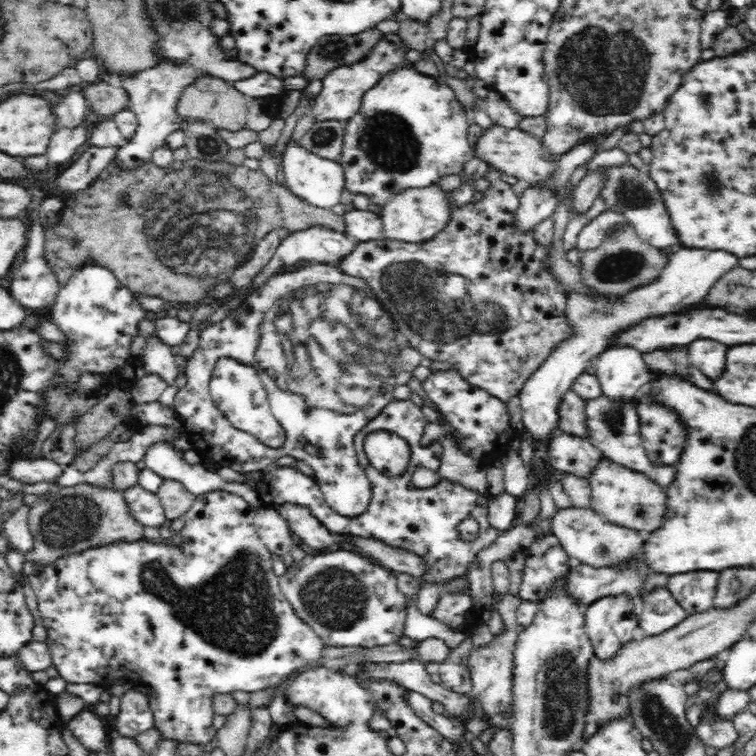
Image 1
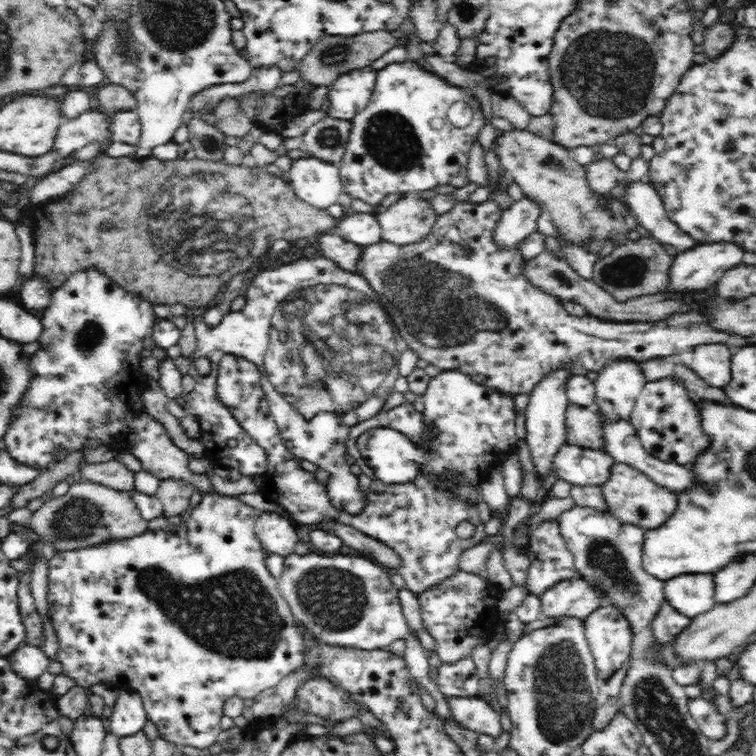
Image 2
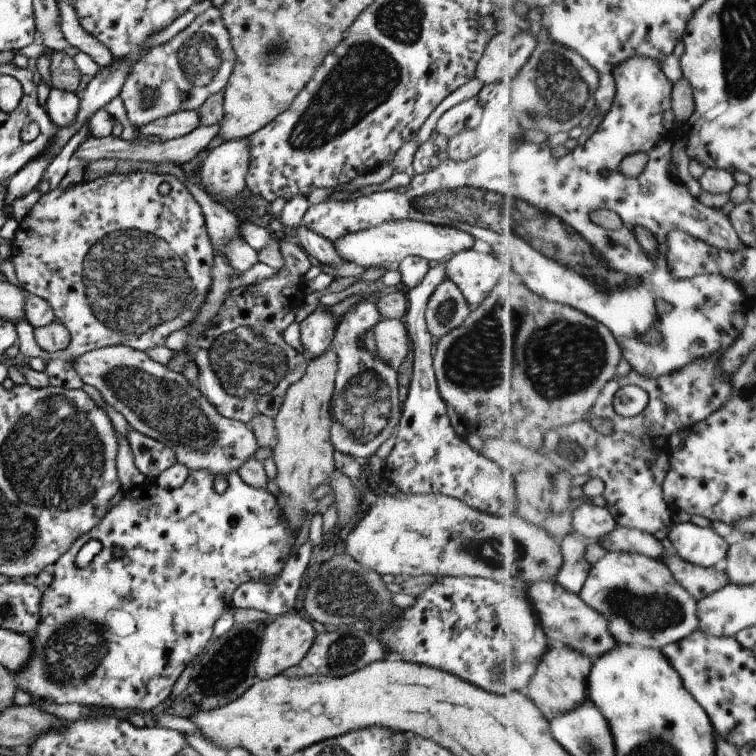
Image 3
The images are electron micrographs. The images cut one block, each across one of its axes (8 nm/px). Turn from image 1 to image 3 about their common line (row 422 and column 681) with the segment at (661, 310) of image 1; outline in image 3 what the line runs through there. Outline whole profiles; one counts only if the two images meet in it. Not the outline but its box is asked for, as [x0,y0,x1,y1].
[667,523,731,567]

